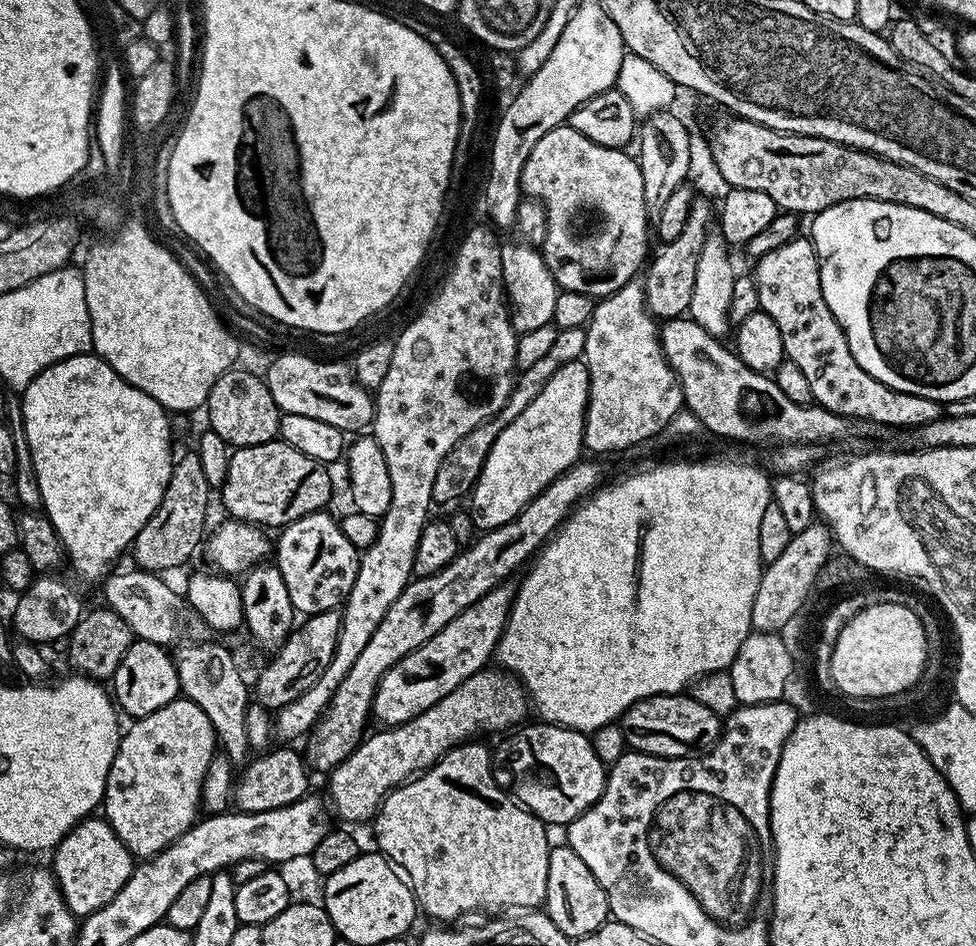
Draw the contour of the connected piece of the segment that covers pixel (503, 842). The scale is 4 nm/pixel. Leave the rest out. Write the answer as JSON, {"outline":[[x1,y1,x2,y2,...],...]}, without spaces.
{"outline":[[465,742,449,750,434,766,430,766,425,772,409,780,408,783,395,788,380,803,380,808,374,817,377,844,375,844,375,847,387,856,393,865,402,869,403,875,411,887,412,894,416,898,419,911,423,915,425,912,426,915,433,916,436,919,433,921,436,922,459,921,456,920,459,916,466,915,471,908,476,908,479,904,493,904,496,908,504,908,500,910,536,910,543,905,546,898,546,870,548,869,548,853,550,851,550,843,548,844,549,829,544,821,532,815,528,809,520,807,511,795,501,788,500,783,492,776,492,752,486,745,480,743,484,742]]}

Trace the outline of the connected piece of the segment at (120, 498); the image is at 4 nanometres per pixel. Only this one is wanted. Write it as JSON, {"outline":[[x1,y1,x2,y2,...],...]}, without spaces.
{"outline":[[85,354,83,356,71,356,66,358,62,362,58,362,54,366,50,366,46,370,42,370,42,374,38,374,34,378,34,382,30,382,30,386,26,386,22,389,22,403,20,406,22,414,24,415,24,437,28,443,26,449,27,455,32,461,32,470,35,472,38,478,38,490,40,491,40,504,42,505,43,515,47,516,48,520,54,526,54,530,58,534,58,538,62,542,64,551,66,553,67,563,72,563,72,568,81,576,84,580,96,580,99,581,101,577,105,575,113,567,112,563,119,558,120,555,125,555,126,549,131,545,132,541,136,539,136,535,142,530,142,526,146,526,146,522,150,522,150,518,154,514,154,510,158,510,158,502,162,502,162,494,166,494,166,482,170,482,170,474,172,473,172,466,174,463,174,455,172,456,172,432,168,429,168,419,170,419,169,413,163,406,159,404,154,398,150,398,150,394,146,394,142,390,138,390,130,382,123,380,119,374,106,361,101,360,99,356,95,354]]}

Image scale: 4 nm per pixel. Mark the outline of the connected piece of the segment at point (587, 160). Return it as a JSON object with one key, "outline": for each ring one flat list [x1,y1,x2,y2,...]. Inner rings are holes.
{"outline":[[561,126,550,130,548,134,539,138,537,145,534,146,532,151,530,151,529,157,526,158,524,169,521,172,520,187,525,197,538,200,546,210,548,229,546,230,546,238,542,245,542,255,546,266,550,270,550,274,556,279,556,285,560,290,578,290,578,294,586,294,593,298,603,298,614,294,622,286,626,286,632,280,637,279,638,273,645,267,646,261,650,256,650,248,648,252,650,213,644,201,644,183,642,182,640,165,633,157,631,160,631,158,627,156,628,154,627,151,619,148,598,146,598,142,590,142,590,138,578,134,578,130]]}

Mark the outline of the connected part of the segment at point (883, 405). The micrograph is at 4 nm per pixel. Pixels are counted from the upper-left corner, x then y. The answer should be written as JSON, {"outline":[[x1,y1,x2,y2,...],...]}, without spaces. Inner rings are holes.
{"outline":[[793,238,790,242,786,242,782,246,778,246,774,250,770,250,766,255,759,257,755,261,756,272,754,271,754,279,758,286,758,298,760,299,760,311,770,314,770,318,774,318,774,322,778,322,778,330,782,330,782,342,784,343,784,354,787,359,794,362,794,366,798,366,798,370,802,370,802,374,806,374,806,382,810,382,810,390,812,391,812,399,817,404,821,404,826,410,830,410,839,416,850,416,854,420,867,420,873,425,889,424,892,428,908,428,907,430,915,430,926,422,937,420,942,415,942,408,937,401,930,398,922,398,921,396,907,396,905,392,899,392,893,388,888,388,882,382,878,382,870,374,866,374,866,370,862,370,862,366,858,366,858,362,854,358,854,354,850,354,850,346,846,334,842,330,840,323,834,318,834,314,830,310,830,306,826,306,826,298,822,294,822,282,820,281,820,259,816,256,816,248,813,246,811,239]]}

